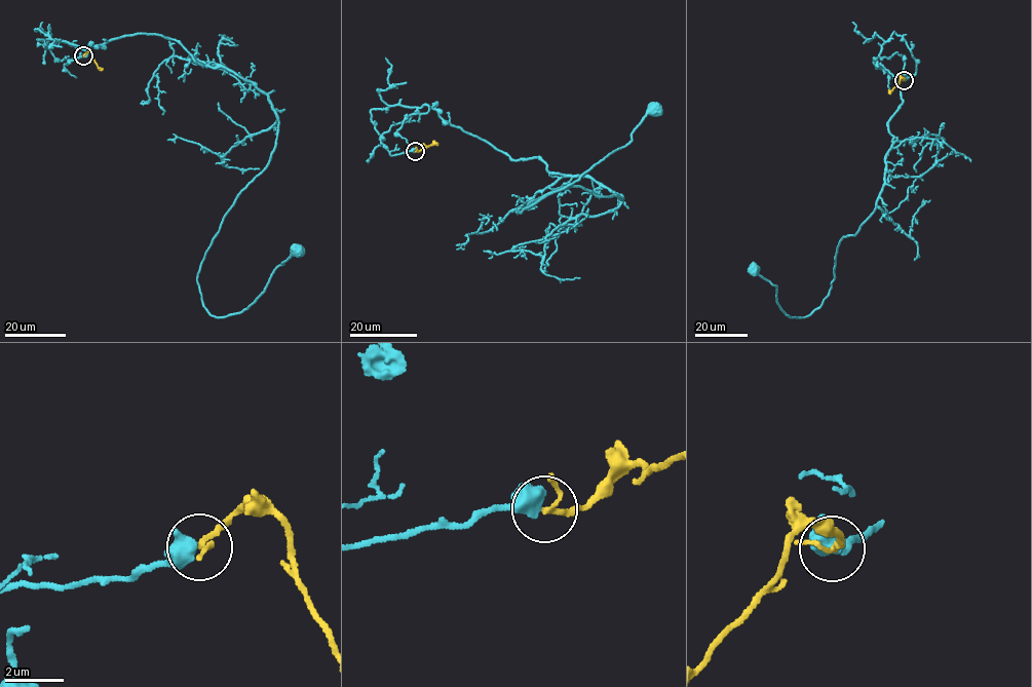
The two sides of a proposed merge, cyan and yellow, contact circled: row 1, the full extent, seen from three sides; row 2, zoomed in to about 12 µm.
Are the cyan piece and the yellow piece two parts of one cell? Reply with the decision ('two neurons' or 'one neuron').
two neurons

